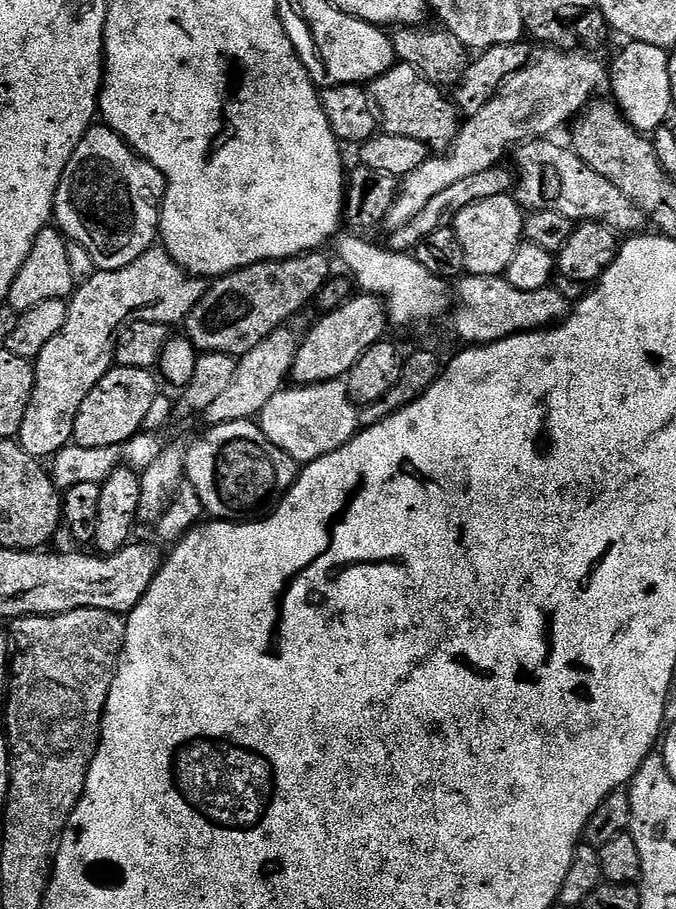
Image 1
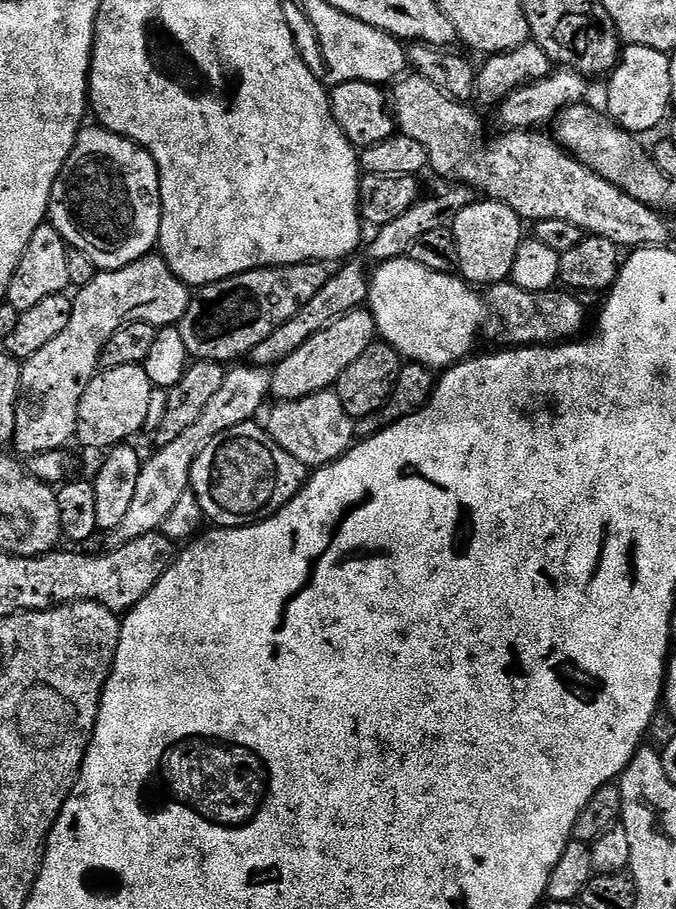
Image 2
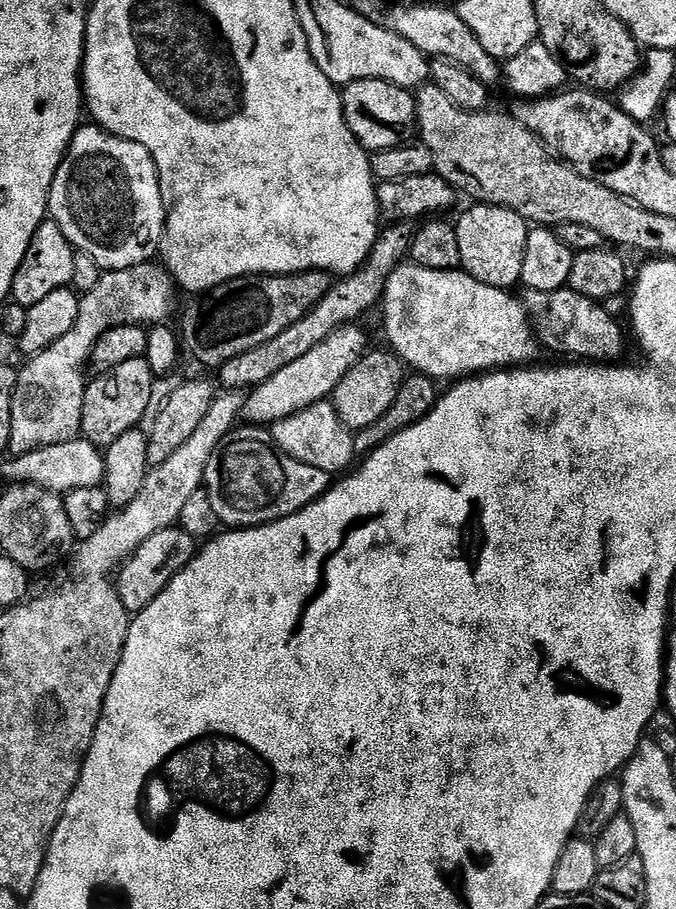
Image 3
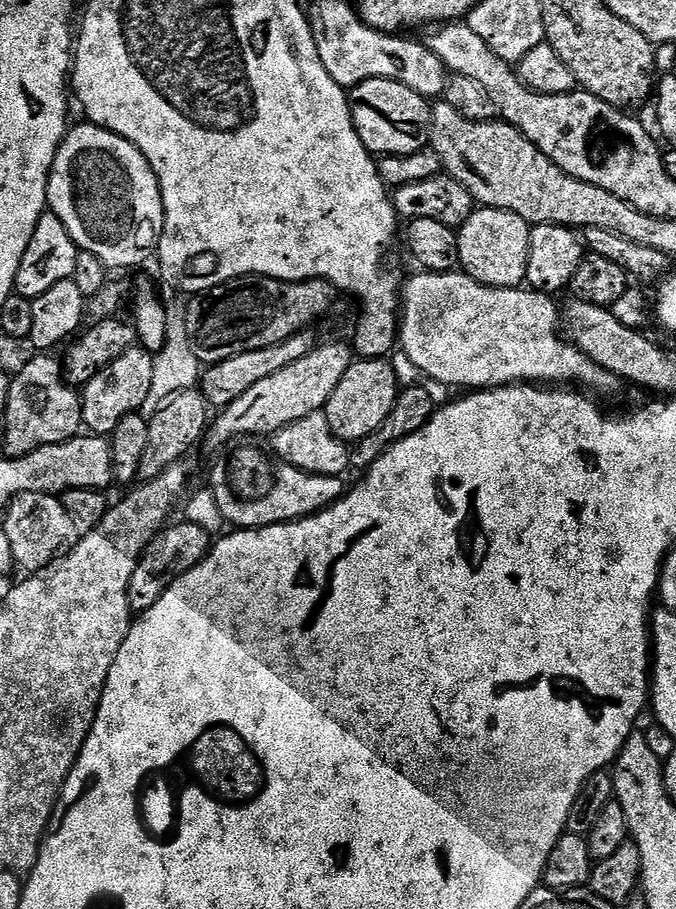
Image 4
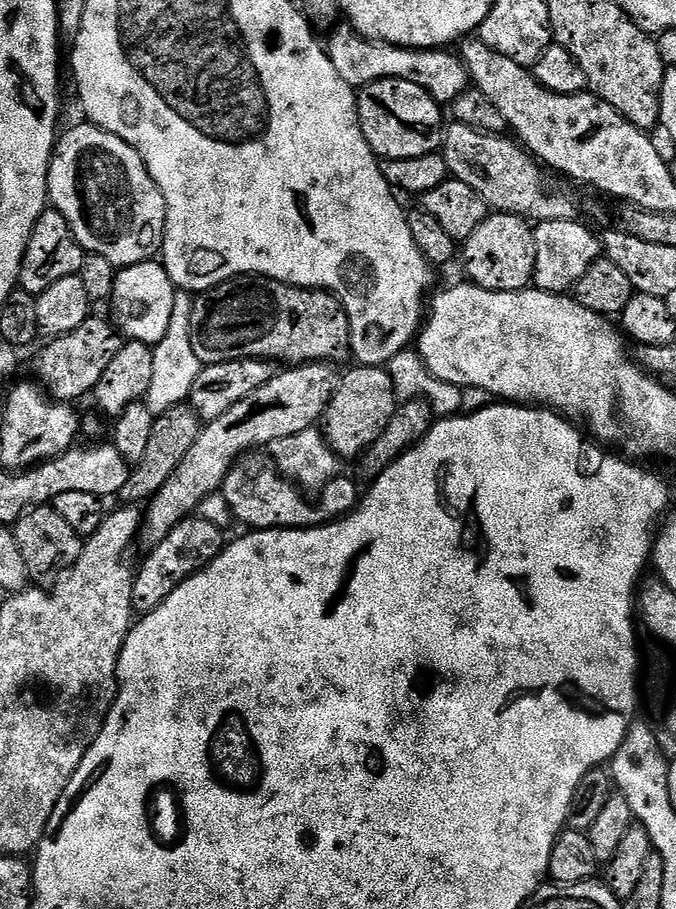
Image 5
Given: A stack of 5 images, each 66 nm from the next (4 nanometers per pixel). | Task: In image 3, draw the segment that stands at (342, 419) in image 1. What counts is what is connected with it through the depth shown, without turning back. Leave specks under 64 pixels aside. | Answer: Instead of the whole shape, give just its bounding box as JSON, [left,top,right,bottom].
[270,400,357,474]

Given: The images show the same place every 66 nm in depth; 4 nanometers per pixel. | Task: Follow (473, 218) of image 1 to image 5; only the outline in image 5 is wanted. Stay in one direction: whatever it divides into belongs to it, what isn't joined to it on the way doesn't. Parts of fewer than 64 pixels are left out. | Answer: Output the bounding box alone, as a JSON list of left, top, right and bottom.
[462,212,536,292]

